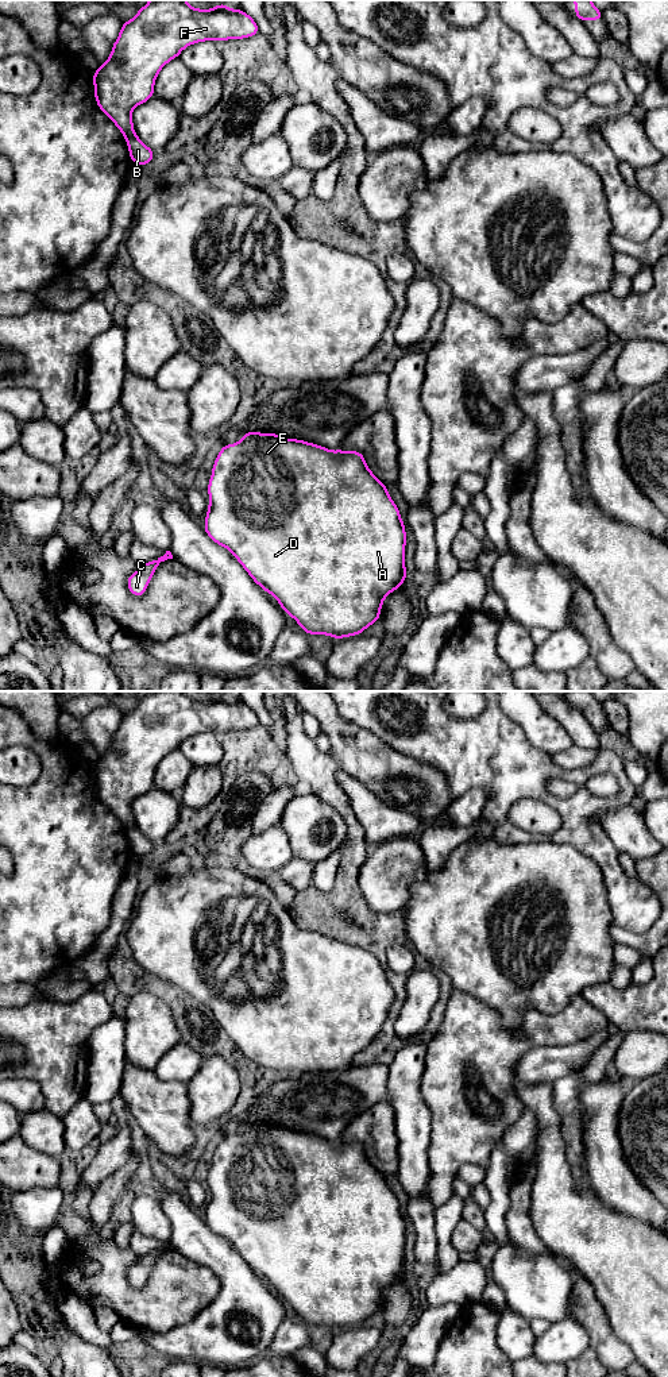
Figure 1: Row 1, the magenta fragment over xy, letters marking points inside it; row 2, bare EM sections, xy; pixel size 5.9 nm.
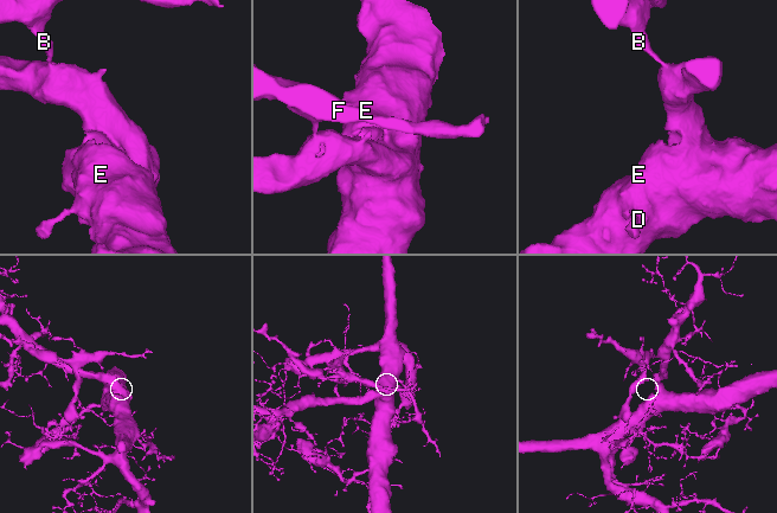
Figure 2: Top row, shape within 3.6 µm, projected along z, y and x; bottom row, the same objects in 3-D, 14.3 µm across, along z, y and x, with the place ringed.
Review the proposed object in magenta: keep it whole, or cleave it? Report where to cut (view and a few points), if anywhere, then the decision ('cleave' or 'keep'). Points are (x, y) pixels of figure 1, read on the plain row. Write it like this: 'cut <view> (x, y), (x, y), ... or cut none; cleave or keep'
cut xy (134, 824), (126, 829); cleave

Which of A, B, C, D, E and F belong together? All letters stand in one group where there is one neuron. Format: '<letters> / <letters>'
A B C D E / F

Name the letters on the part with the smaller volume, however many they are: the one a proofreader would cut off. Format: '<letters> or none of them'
F

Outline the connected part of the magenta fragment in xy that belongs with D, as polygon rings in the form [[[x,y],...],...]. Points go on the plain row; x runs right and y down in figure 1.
[[[250,1122],[235,1135],[224,1135],[217,1145],[208,1173],[209,1196],[205,1207],[205,1224],[219,1237],[225,1238],[243,1257],[252,1272],[271,1285],[282,1301],[297,1312],[308,1326],[327,1326],[335,1331],[360,1326],[379,1311],[385,1289],[395,1282],[406,1270],[405,1238],[406,1222],[399,1200],[385,1177],[368,1160],[359,1142],[327,1141],[298,1130],[285,1130],[278,1125]]]

